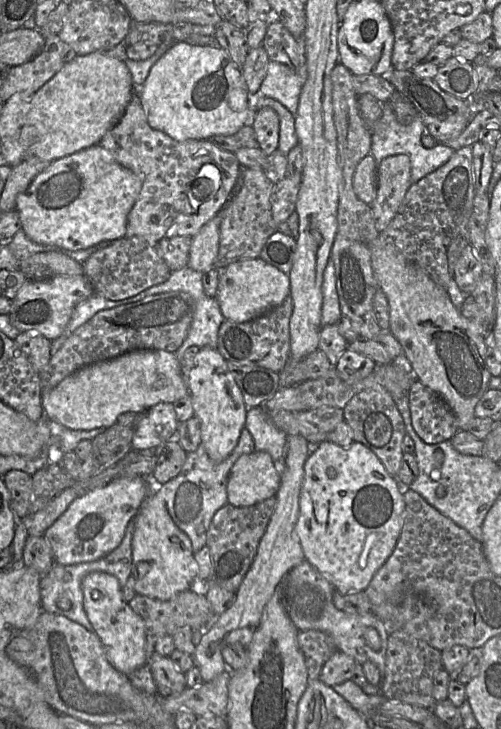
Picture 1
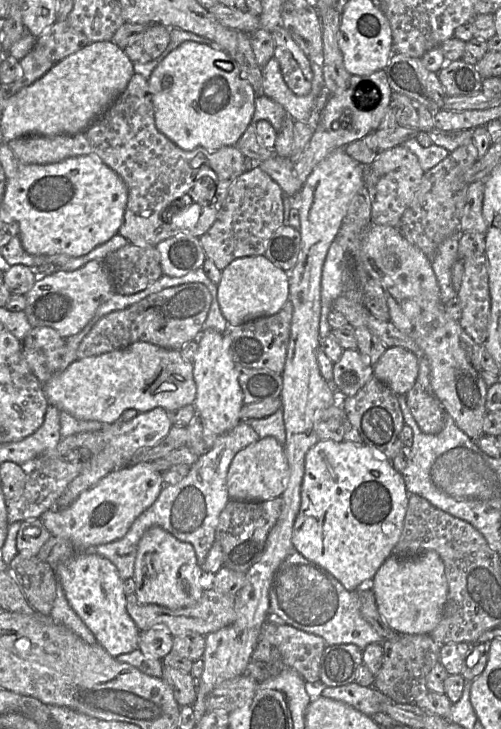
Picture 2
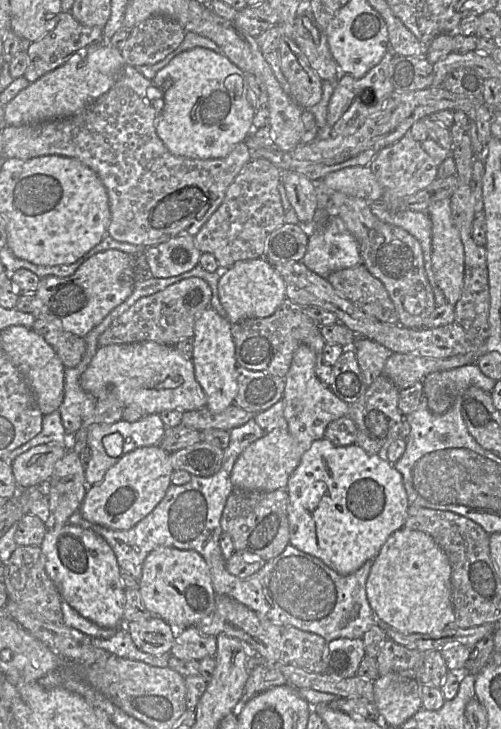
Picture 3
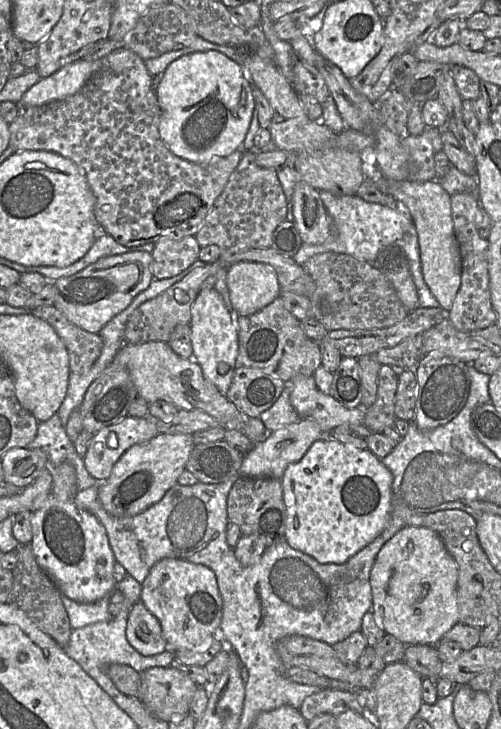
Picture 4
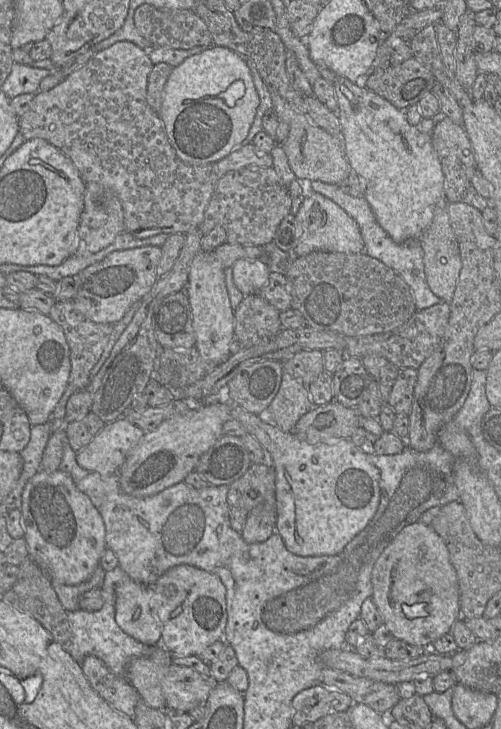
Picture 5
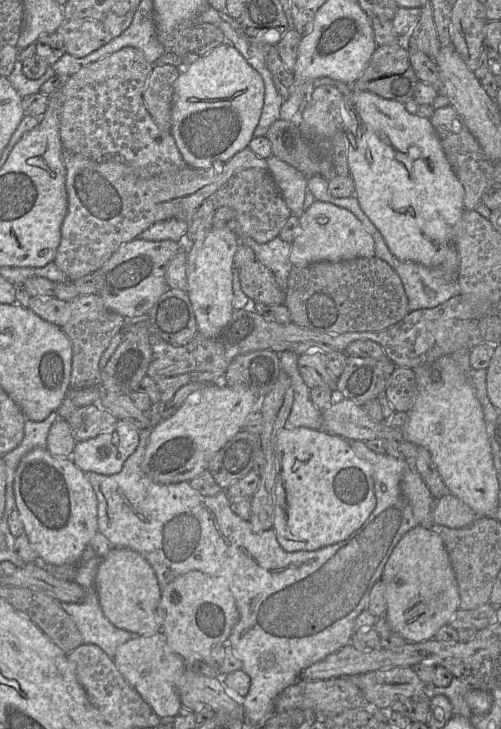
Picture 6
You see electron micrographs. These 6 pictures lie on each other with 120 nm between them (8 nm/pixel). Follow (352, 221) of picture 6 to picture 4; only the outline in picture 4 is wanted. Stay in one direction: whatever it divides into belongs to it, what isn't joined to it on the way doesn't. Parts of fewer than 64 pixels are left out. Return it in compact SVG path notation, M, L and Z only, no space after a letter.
M299 181L292 195L294 223L304 244L320 245L331 237L332 219L318 191Z

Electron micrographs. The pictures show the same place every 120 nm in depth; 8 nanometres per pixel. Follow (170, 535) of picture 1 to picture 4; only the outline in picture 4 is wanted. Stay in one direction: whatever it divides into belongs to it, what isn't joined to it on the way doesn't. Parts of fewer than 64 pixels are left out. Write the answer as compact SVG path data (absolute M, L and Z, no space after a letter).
M177 558L158 561L142 583L140 601L159 620L169 649L193 649L220 634L222 597L209 567Z

